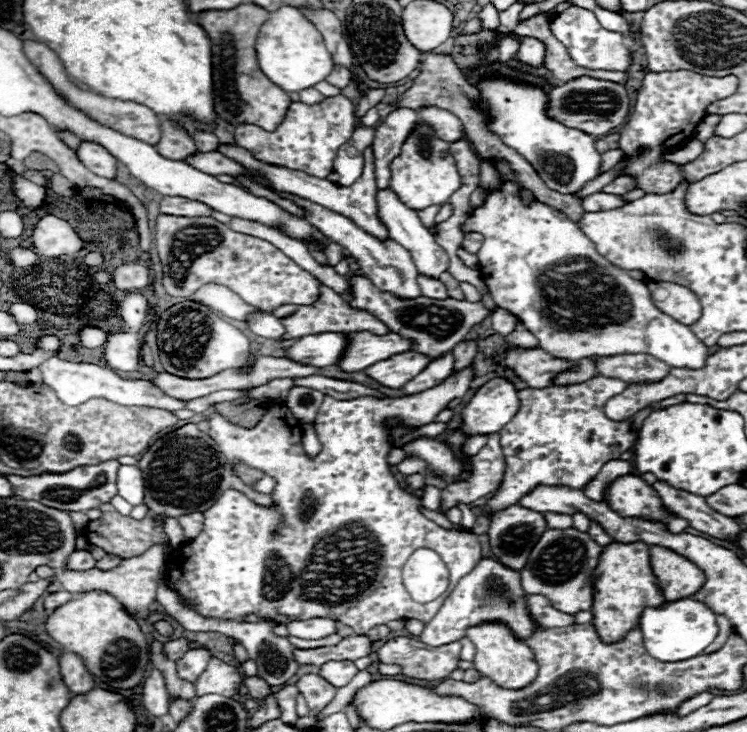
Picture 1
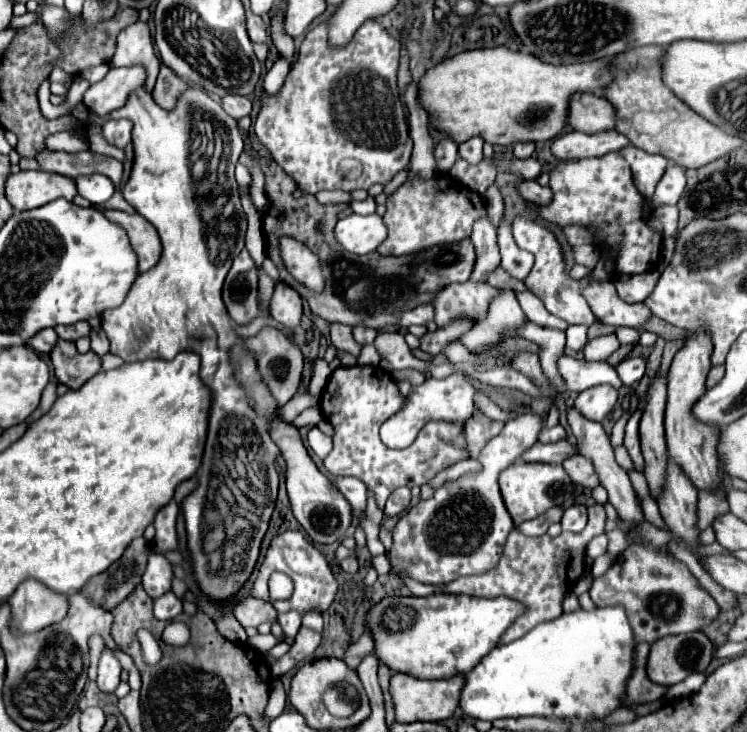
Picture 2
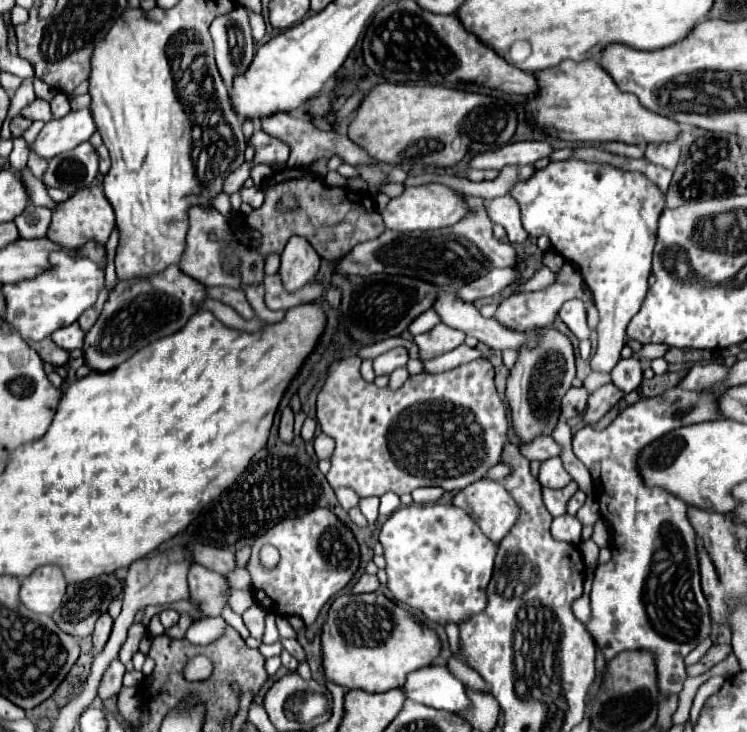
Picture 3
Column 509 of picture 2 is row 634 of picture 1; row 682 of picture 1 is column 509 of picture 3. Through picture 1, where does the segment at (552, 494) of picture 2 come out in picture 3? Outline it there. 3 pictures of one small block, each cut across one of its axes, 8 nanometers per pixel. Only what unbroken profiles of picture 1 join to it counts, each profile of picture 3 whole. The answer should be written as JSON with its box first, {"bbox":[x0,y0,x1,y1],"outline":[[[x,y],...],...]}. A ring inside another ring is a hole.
{"bbox":[452,480,518,544],"outline":[[[478,480],[470,484],[452,498],[452,504],[468,510],[484,536],[494,544],[506,536],[518,516],[516,502],[504,492],[504,486],[494,480]]]}

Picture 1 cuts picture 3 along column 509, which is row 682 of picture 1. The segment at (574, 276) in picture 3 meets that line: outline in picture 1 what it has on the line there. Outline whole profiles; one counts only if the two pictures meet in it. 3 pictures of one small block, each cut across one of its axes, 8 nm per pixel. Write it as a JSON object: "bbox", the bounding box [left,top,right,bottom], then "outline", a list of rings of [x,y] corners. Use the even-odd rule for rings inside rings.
{"bbox":[296,674,336,716],"outline":[[[306,674],[296,682],[298,690],[304,694],[306,702],[308,702],[308,710],[310,716],[320,714],[336,696],[336,688],[332,684],[328,684],[324,678],[320,678],[318,674]]]}

